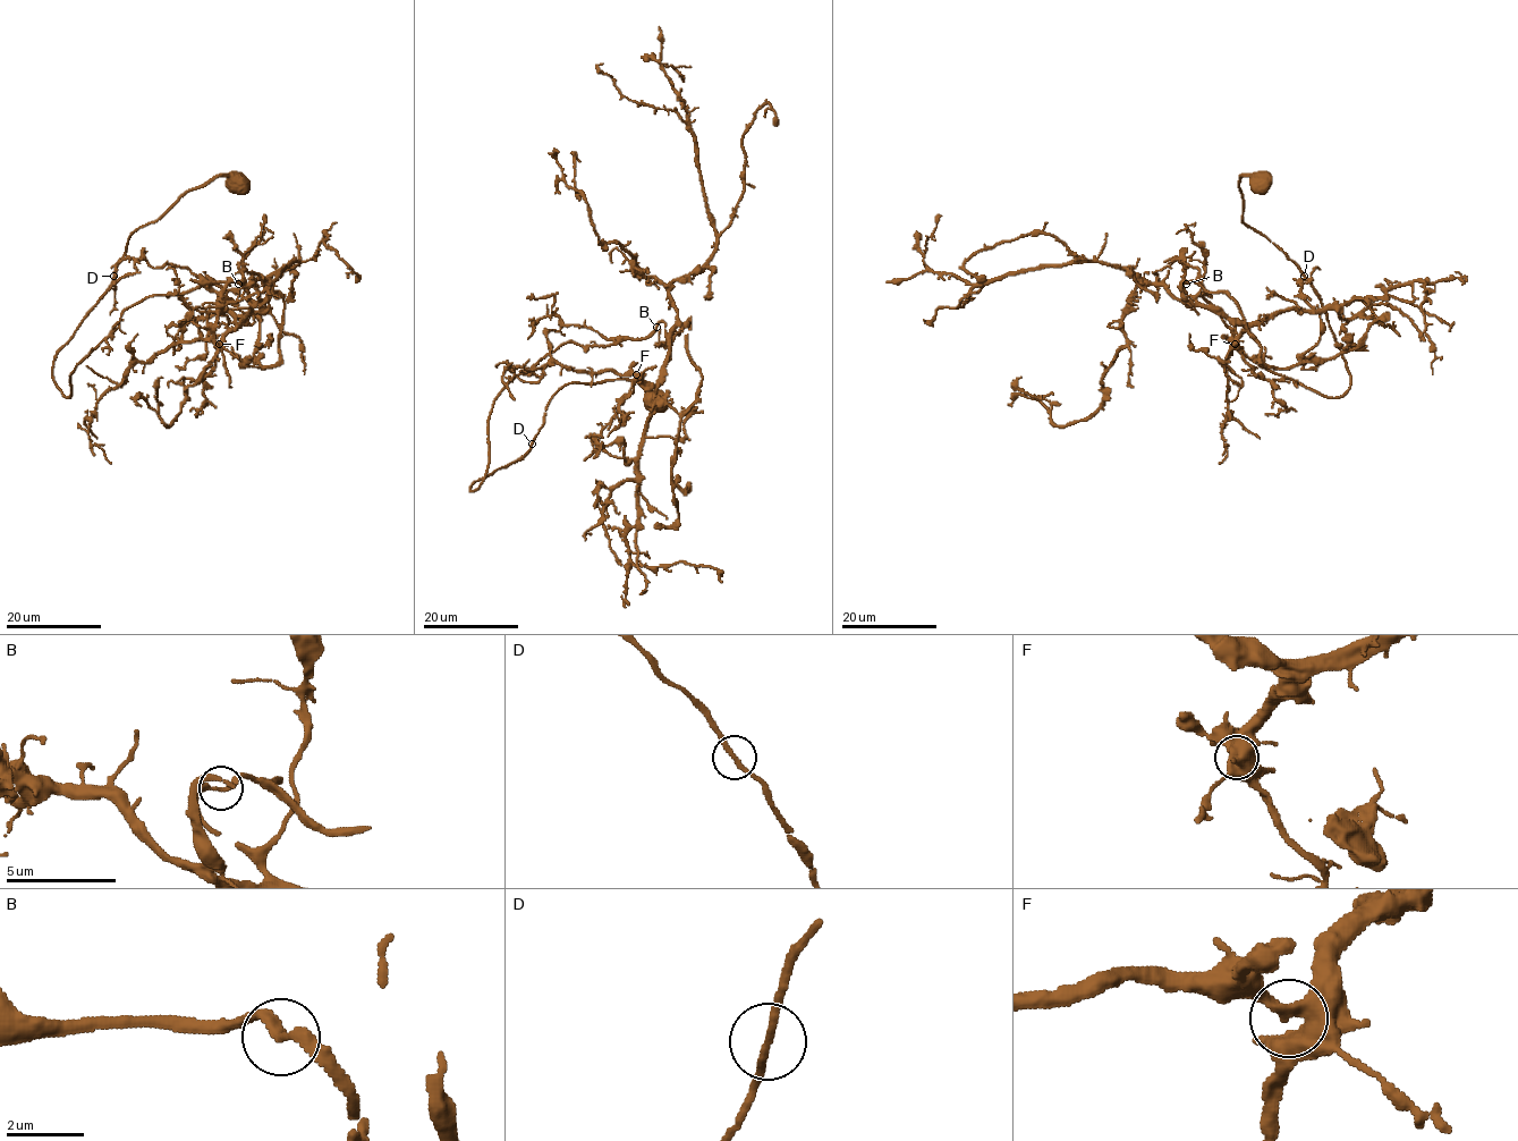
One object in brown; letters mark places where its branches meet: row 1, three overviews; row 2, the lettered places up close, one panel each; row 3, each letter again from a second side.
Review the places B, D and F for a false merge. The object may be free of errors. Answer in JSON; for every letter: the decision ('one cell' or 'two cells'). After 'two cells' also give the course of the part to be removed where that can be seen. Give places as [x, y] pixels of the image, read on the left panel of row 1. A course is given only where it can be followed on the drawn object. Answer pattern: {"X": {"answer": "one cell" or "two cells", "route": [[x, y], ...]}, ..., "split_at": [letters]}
{"B": {"answer": "one cell"}, "D": {"answer": "one cell"}, "F": {"answer": "one cell"}, "split_at": []}

